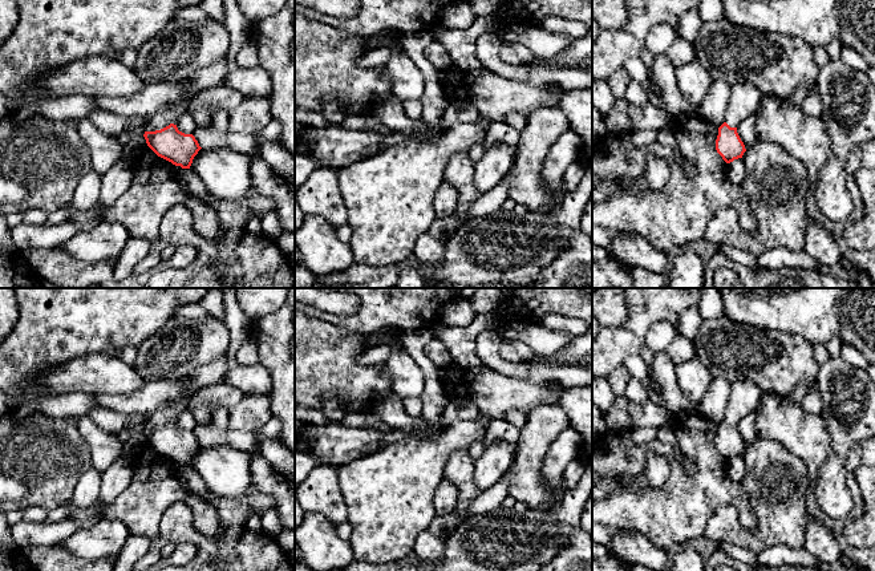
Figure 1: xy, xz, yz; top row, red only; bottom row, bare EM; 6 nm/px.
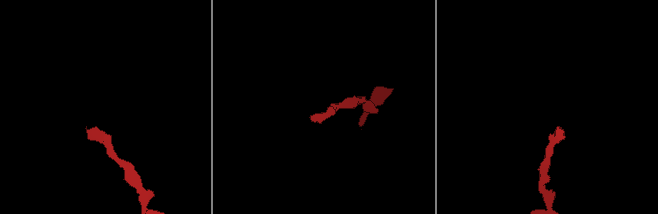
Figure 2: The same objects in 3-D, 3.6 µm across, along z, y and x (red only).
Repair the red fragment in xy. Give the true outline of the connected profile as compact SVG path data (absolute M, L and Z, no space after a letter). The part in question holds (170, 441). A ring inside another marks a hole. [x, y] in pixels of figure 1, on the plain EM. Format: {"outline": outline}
{"outline": "M226 353L219 359L199 365L182 380L193 384L193 394L186 404L162 408L146 418L146 429L143 432L147 444L161 455L171 459L182 466L190 466L194 454L202 446L193 432L185 432L178 428L178 417L189 410L189 405L195 394L204 389L212 388L223 381L227 370Z"}

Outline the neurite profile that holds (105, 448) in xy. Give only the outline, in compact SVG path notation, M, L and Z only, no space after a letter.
M80 420L78 429L90 448L92 466L104 474L122 455L123 442L117 434L97 428L90 420Z

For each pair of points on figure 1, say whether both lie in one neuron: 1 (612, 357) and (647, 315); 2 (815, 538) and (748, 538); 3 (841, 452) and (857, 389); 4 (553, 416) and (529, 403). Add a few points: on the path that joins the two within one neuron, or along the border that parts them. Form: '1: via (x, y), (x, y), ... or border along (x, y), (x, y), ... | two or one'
1: via (619, 347), (634, 332), (636, 326) | one
2: border along (810, 517), (802, 546) | two
3: via (845, 436), (853, 413), (853, 405) | one
4: border along (558, 403), (539, 405), (529, 416) | two

